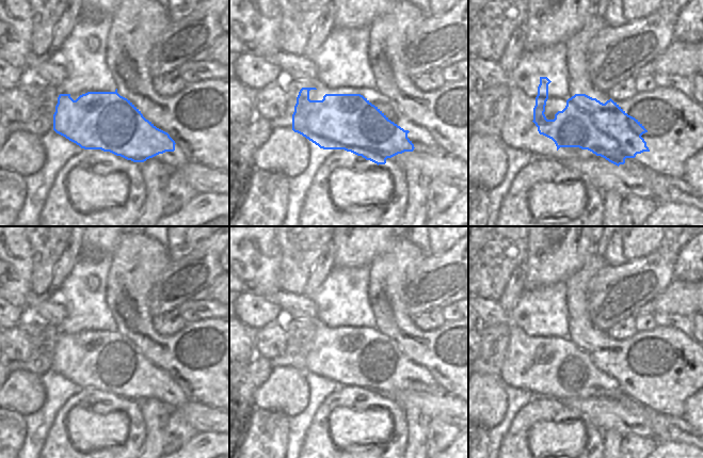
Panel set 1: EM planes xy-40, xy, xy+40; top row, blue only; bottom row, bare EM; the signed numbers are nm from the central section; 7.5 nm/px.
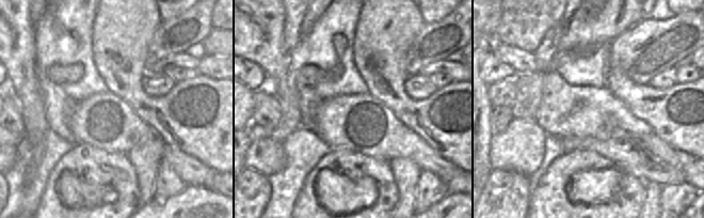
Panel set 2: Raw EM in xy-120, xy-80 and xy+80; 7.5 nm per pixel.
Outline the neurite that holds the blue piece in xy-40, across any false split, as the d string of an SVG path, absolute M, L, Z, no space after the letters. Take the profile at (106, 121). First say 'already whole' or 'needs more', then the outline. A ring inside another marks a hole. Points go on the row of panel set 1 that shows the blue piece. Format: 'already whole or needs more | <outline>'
already whole | M87 92L76 100L60 94L53 130L84 149L101 149L133 162L175 151L170 135L146 120L127 98L114 92Z

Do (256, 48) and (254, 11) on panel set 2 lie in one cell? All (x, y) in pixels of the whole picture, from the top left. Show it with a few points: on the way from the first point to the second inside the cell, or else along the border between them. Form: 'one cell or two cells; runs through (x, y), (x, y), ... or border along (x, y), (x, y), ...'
one cell; runs through (254, 39), (254, 20)

